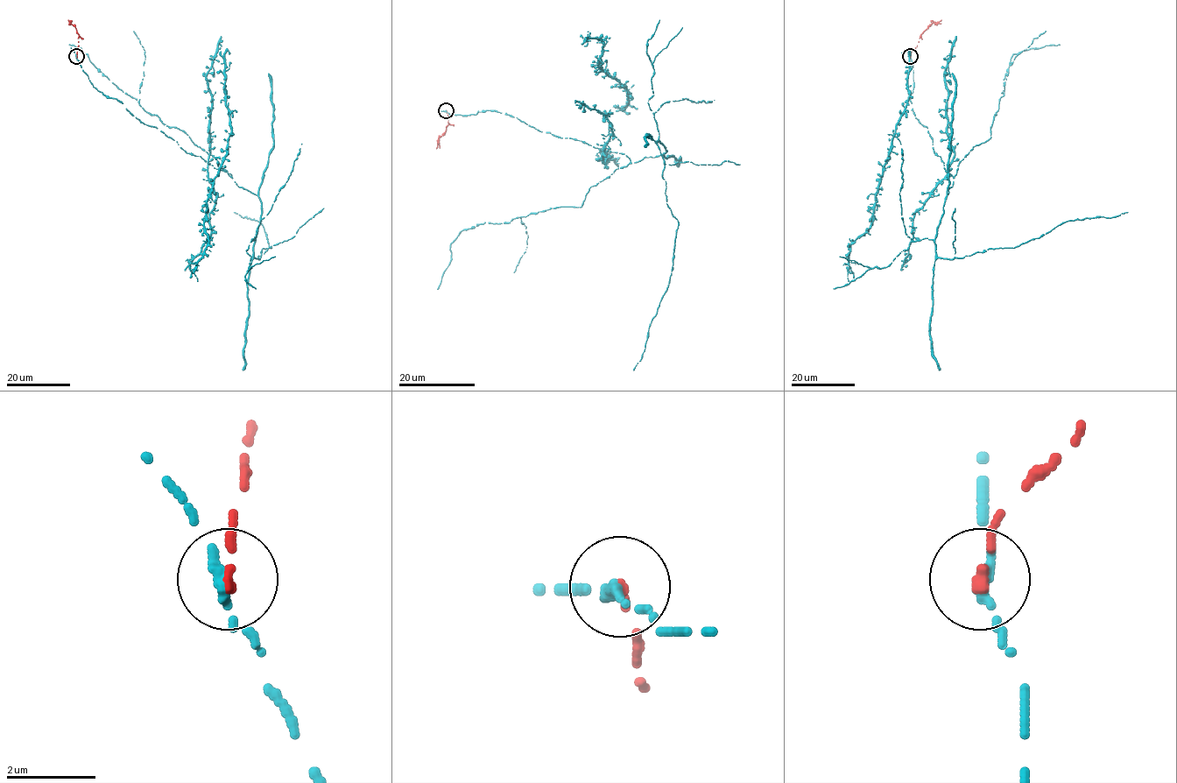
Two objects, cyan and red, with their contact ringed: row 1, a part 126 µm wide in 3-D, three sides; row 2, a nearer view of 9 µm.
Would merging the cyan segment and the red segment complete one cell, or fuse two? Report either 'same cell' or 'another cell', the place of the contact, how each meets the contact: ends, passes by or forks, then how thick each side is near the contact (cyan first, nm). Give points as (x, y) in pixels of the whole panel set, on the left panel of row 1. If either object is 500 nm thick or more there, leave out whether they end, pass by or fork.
another cell; place (76, 56); cyan ends; red ends; calibres 320 and 240 nm

